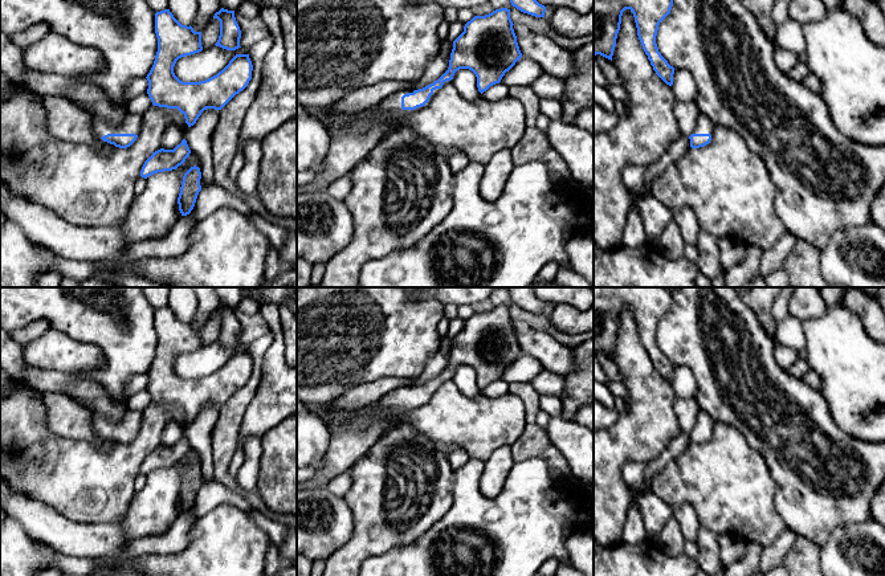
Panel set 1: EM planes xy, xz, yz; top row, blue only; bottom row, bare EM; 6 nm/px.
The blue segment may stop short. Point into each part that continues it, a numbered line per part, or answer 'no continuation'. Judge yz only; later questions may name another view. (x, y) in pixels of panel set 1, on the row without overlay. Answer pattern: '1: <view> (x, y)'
1: yz (705, 421)

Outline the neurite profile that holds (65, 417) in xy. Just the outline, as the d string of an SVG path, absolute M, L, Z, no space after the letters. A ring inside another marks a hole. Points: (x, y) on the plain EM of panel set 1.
M61 392L42 393L46 425L56 437L89 440L101 453L109 453L117 444L98 436L93 426L93 412Z

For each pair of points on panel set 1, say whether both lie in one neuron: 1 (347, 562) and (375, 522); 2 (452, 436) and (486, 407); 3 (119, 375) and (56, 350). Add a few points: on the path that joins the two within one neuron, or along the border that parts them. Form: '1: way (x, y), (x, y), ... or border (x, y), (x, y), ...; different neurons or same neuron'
1: way (354, 552), (375, 531); same neuron
2: way (460, 428), (478, 415); same neuron
3: border (96, 344), (102, 362), (72, 375); different neurons

